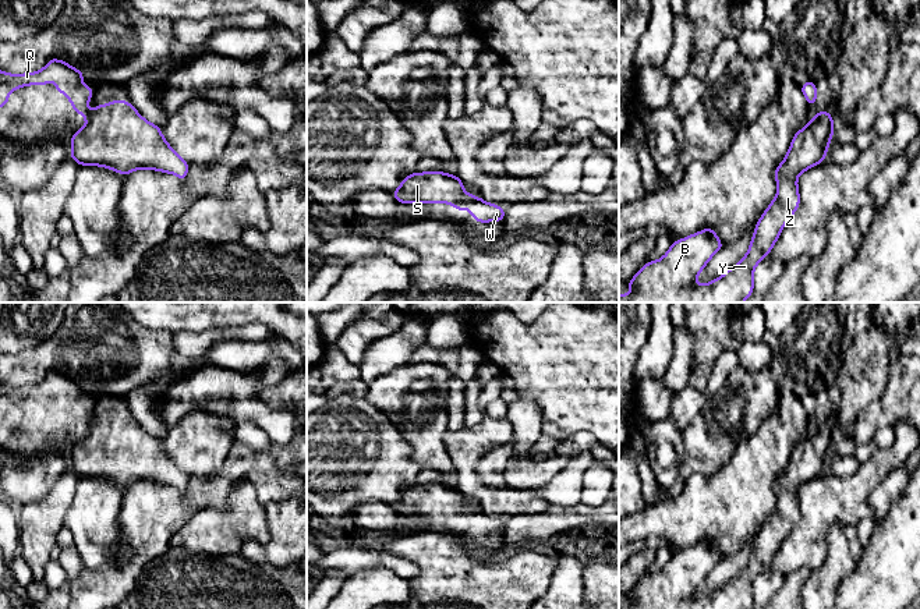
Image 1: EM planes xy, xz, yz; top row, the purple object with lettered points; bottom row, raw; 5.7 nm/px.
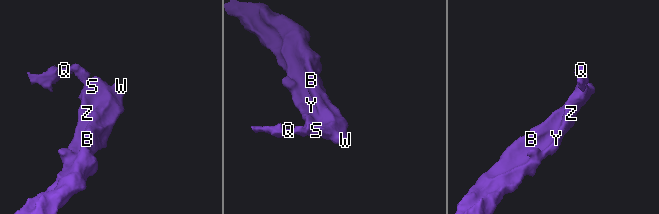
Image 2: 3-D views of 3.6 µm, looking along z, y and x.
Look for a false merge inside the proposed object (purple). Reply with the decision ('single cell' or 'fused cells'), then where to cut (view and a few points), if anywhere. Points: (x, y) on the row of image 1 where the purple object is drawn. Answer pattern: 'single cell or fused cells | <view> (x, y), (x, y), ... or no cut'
fused cells | xy (91, 114), (87, 121)

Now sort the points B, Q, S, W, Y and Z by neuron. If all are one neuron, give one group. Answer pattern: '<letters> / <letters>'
B S W Y Z / Q

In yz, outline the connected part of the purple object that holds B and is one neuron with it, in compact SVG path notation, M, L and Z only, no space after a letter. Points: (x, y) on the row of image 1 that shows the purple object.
M824 110L818 111L814 121L810 121L793 135L785 159L774 173L778 184L776 195L757 222L749 251L735 266L710 283L694 283L711 258L723 248L716 233L707 227L673 241L661 259L644 263L634 277L627 282L631 293L619 294L619 302L744 302L753 294L756 266L771 252L785 224L800 205L797 177L827 159L834 131L832 116Z

